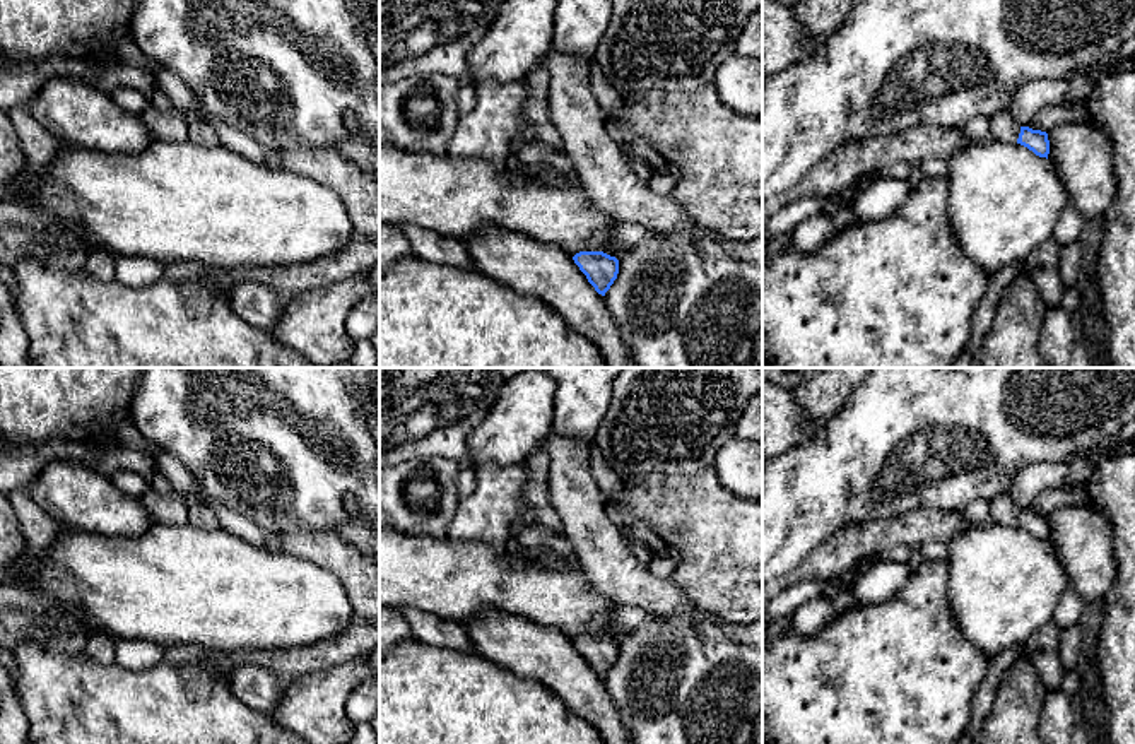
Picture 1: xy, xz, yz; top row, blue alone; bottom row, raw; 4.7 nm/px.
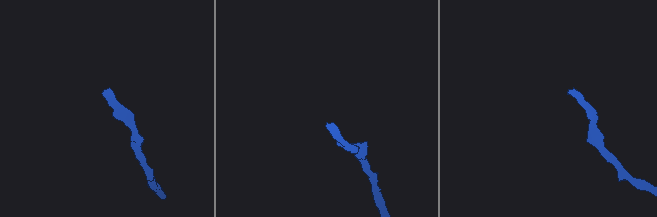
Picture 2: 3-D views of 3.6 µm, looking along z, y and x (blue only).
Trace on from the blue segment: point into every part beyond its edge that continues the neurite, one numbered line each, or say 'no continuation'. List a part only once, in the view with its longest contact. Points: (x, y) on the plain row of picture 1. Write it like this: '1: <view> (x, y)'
1: yz (1002, 510)

